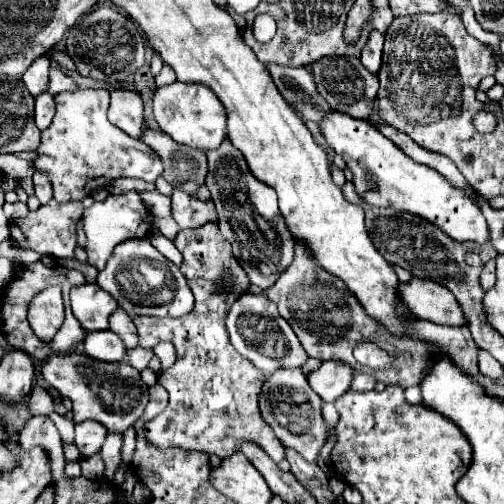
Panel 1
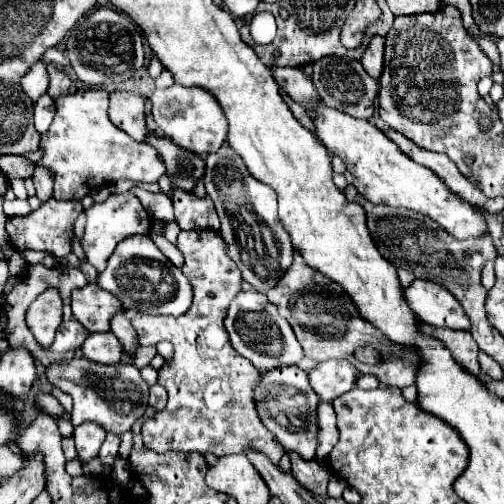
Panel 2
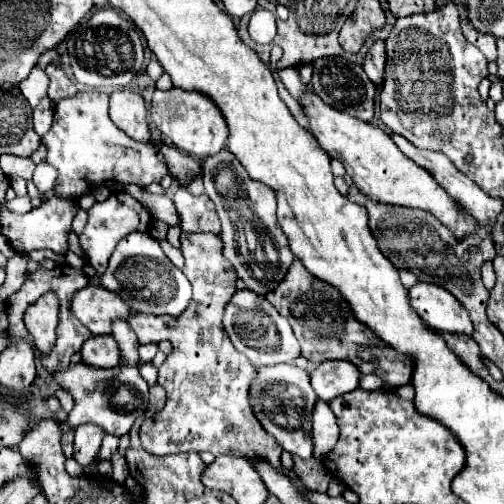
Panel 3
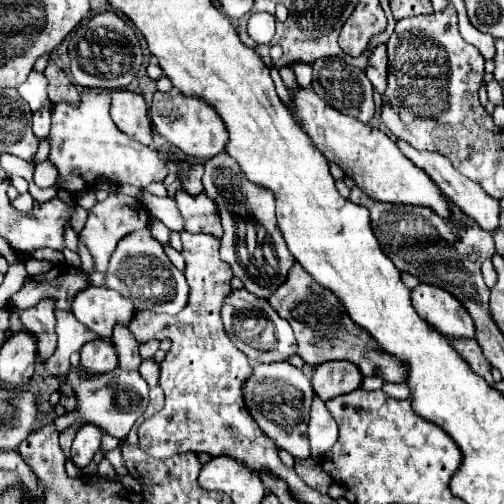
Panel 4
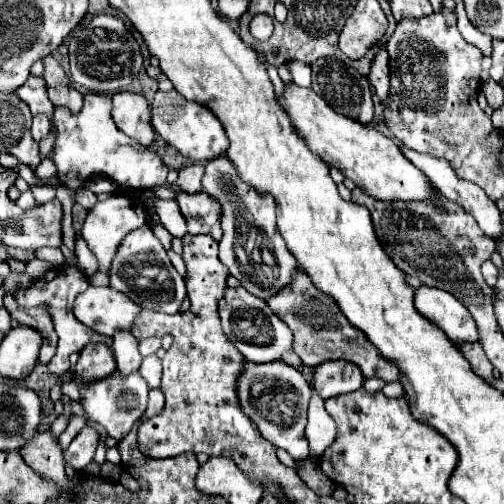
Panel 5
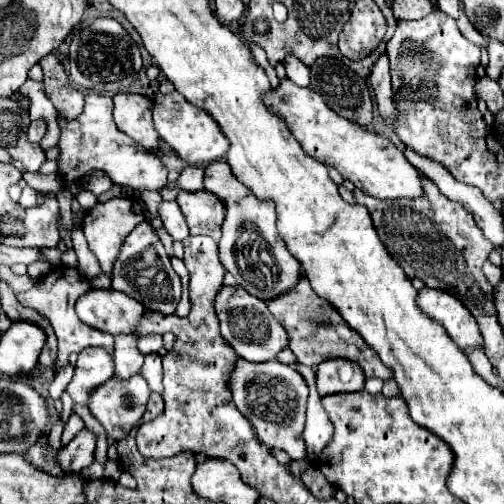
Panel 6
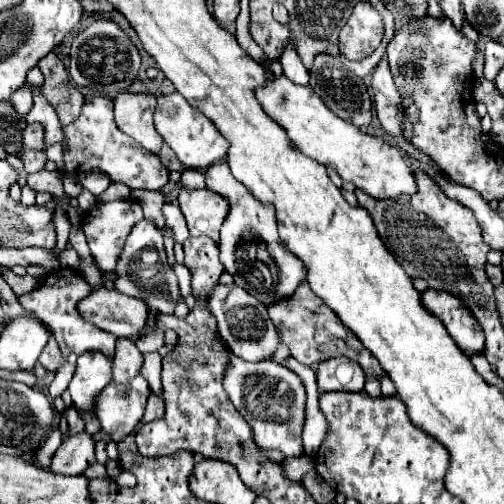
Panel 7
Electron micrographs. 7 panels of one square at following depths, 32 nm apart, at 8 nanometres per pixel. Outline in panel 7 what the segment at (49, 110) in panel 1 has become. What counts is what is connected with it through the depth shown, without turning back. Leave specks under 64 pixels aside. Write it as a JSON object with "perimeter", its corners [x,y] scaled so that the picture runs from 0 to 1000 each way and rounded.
{"perimeter":[[[56,246],[48,258],[48,290],[63,298],[87,298],[87,250],[83,246]]]}

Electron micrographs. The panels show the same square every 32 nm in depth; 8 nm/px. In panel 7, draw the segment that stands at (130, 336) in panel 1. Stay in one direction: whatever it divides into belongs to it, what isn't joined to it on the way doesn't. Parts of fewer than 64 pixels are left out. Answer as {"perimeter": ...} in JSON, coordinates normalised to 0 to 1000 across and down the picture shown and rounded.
{"perimeter":[[[230,671],[230,702],[226,702],[226,758],[254,758],[278,742],[282,702],[270,690],[266,671]]]}

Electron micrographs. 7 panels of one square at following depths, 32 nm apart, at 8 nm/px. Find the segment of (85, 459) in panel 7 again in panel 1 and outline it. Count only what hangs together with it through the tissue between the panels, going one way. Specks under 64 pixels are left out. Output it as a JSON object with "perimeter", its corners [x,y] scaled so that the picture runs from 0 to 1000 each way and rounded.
{"perimeter":[[[163,833],[159,841],[151,841],[147,881],[155,885],[163,909],[179,909],[183,901],[190,901],[206,881],[210,861],[214,853],[202,841],[190,841],[190,833]]]}

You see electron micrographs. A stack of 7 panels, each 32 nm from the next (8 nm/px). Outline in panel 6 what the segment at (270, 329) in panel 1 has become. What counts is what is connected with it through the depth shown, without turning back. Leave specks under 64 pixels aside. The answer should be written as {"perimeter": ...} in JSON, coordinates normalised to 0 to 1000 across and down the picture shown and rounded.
{"perimeter":[[[444,567],[437,583],[425,595],[429,623],[437,635],[440,667],[452,675],[468,698],[492,714],[492,718],[532,718],[548,714],[552,698],[571,687],[571,659],[567,651],[532,619],[532,607],[524,595],[492,583],[476,567]]]}

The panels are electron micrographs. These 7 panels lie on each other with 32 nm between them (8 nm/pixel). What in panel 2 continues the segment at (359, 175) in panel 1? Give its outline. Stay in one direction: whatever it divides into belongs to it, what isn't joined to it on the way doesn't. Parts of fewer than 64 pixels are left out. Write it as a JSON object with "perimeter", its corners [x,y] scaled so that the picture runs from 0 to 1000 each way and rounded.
{"perimeter":[[[627,206],[627,266],[639,286],[667,310],[675,310],[687,333],[706,353],[706,377],[714,389],[734,397],[738,405],[762,405],[778,413],[806,413],[853,429],[881,456],[889,456],[905,476],[952,472],[964,468],[964,437],[956,425],[937,413],[925,397],[913,397],[901,381],[885,373],[885,365],[849,333],[817,321],[794,294],[762,270],[754,254],[734,246],[730,238],[698,234],[663,214],[647,214],[643,206]]]}

